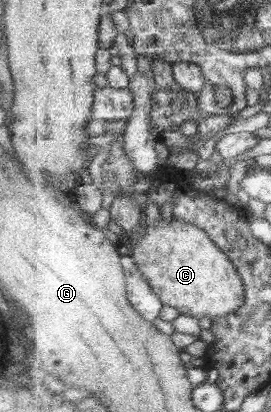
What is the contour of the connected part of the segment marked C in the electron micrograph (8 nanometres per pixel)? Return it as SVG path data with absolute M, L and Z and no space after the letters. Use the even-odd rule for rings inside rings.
M173 217L169 221L159 219L157 225L145 226L143 235L132 243L127 239L127 251L136 261L139 271L144 275L152 290L164 305L173 306L180 314L196 318L226 316L235 313L245 301L243 278L229 256L199 226Z

